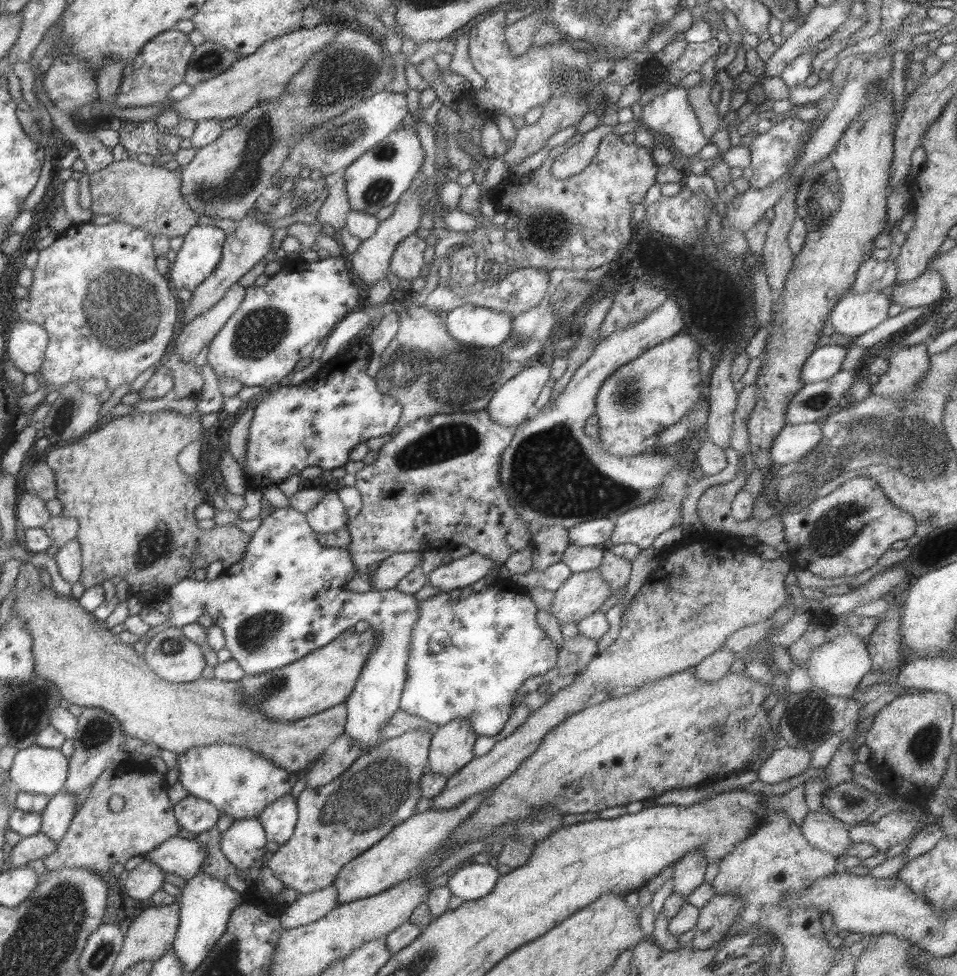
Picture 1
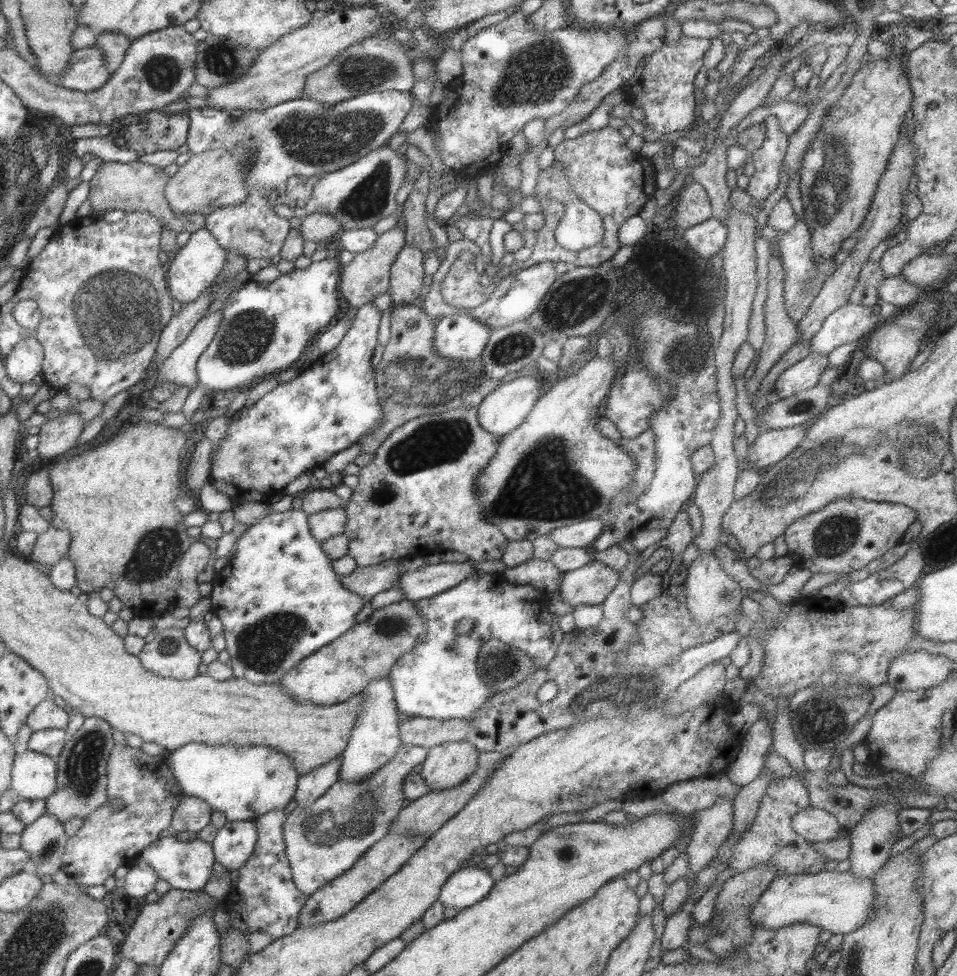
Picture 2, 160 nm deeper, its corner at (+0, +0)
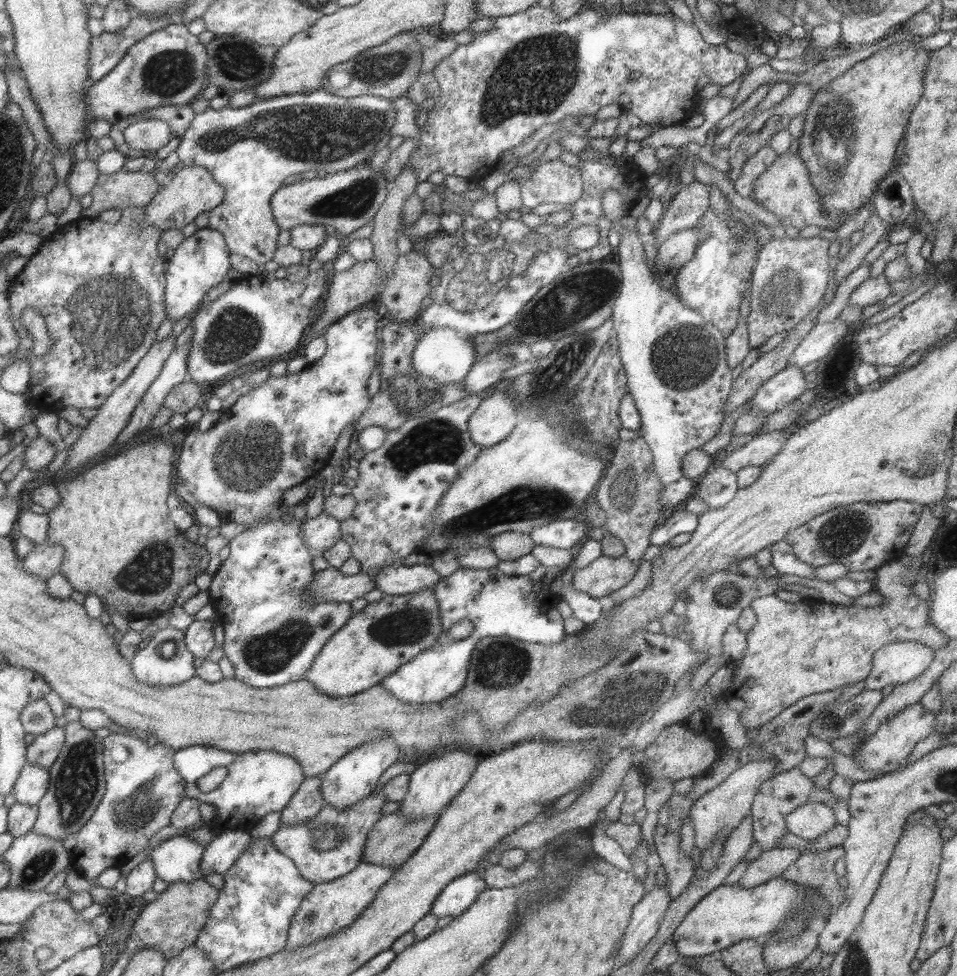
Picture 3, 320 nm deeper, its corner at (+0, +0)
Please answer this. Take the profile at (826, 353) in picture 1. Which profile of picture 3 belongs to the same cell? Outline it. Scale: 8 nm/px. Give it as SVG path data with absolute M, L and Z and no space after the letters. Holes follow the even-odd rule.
M786 366L768 380L765 380L755 395L750 399L750 412L762 412L769 416L773 412L797 400L805 391L806 382L801 369L796 366Z

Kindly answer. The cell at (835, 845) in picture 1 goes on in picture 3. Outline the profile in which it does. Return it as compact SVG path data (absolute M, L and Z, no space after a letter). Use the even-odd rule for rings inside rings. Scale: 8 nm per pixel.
M810 799L786 814L784 823L789 833L811 841L831 829L836 818L830 806Z

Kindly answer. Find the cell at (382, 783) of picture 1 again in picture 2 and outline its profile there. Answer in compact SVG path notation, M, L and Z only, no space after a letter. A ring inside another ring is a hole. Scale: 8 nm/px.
M399 746L397 753L385 763L385 766L370 774L363 780L355 782L343 782L338 780L327 789L325 794L309 806L297 806L290 814L286 814L282 824L282 837L285 847L285 856L292 873L292 881L299 892L306 897L316 892L320 886L330 883L340 874L345 873L362 856L362 854L388 832L389 823L392 823L397 812L400 811L403 795L403 781L406 774L412 772L417 764L422 764L427 756L427 749L420 746Z

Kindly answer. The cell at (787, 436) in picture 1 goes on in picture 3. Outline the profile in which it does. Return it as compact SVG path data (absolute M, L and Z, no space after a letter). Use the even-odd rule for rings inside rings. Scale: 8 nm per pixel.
M775 430L755 435L750 441L727 452L720 466L737 472L746 466L765 465L781 450L790 430Z

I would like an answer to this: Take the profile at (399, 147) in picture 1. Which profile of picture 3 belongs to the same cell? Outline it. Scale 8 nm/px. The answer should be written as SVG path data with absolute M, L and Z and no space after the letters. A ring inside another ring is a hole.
M366 162L347 170L326 173L325 177L297 179L281 185L270 196L269 206L273 222L279 230L291 230L298 224L329 224L339 237L371 221L387 194L384 175L380 170L371 171Z

